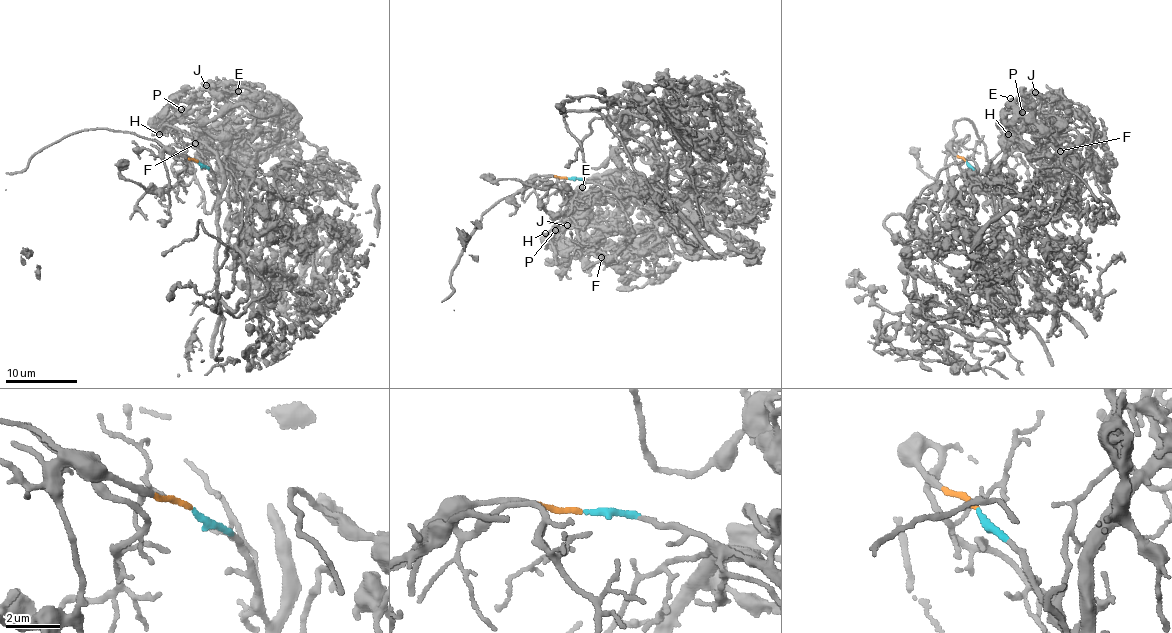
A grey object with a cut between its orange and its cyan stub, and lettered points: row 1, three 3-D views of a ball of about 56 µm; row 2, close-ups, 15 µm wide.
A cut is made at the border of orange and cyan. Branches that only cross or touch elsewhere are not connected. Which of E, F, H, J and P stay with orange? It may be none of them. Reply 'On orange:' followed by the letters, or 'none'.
On orange: none

